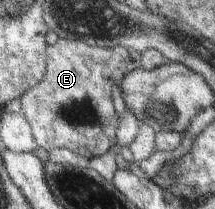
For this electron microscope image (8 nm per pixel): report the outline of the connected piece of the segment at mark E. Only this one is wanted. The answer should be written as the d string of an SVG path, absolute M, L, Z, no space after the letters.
M57 39L55 44L48 45L46 48L46 57L46 75L43 80L19 97L20 113L30 124L36 145L48 152L53 148L68 148L90 160L105 154L116 144L115 137L120 123L120 118L113 107L113 97L111 97L113 88L119 86L120 80L127 72L139 68L140 52L121 45L95 47L83 41Z

